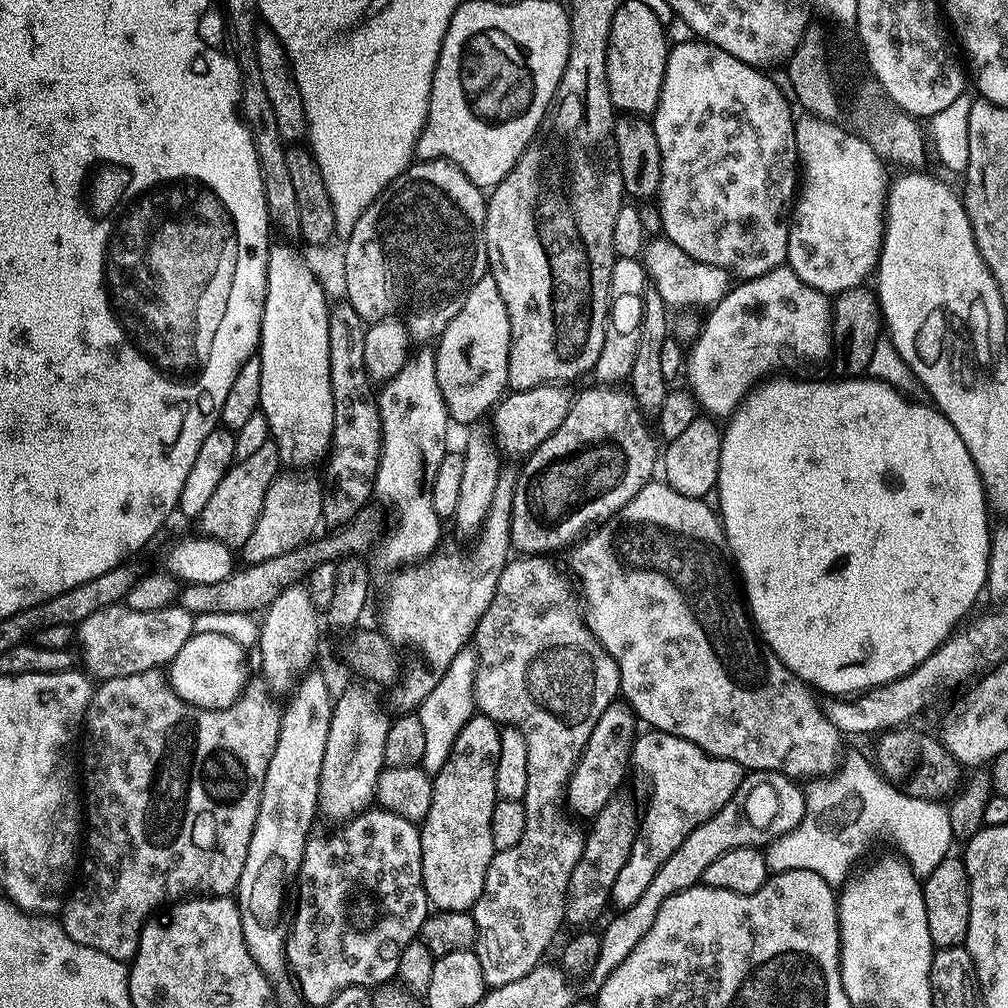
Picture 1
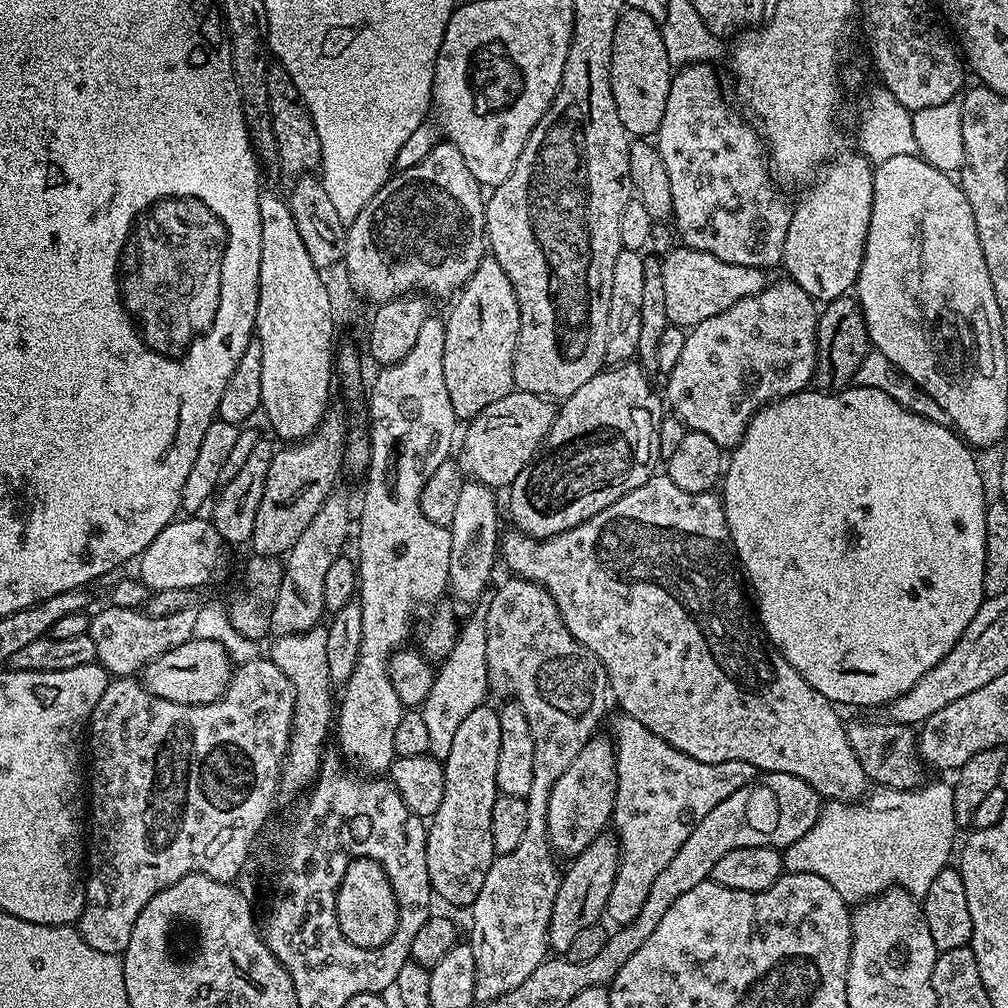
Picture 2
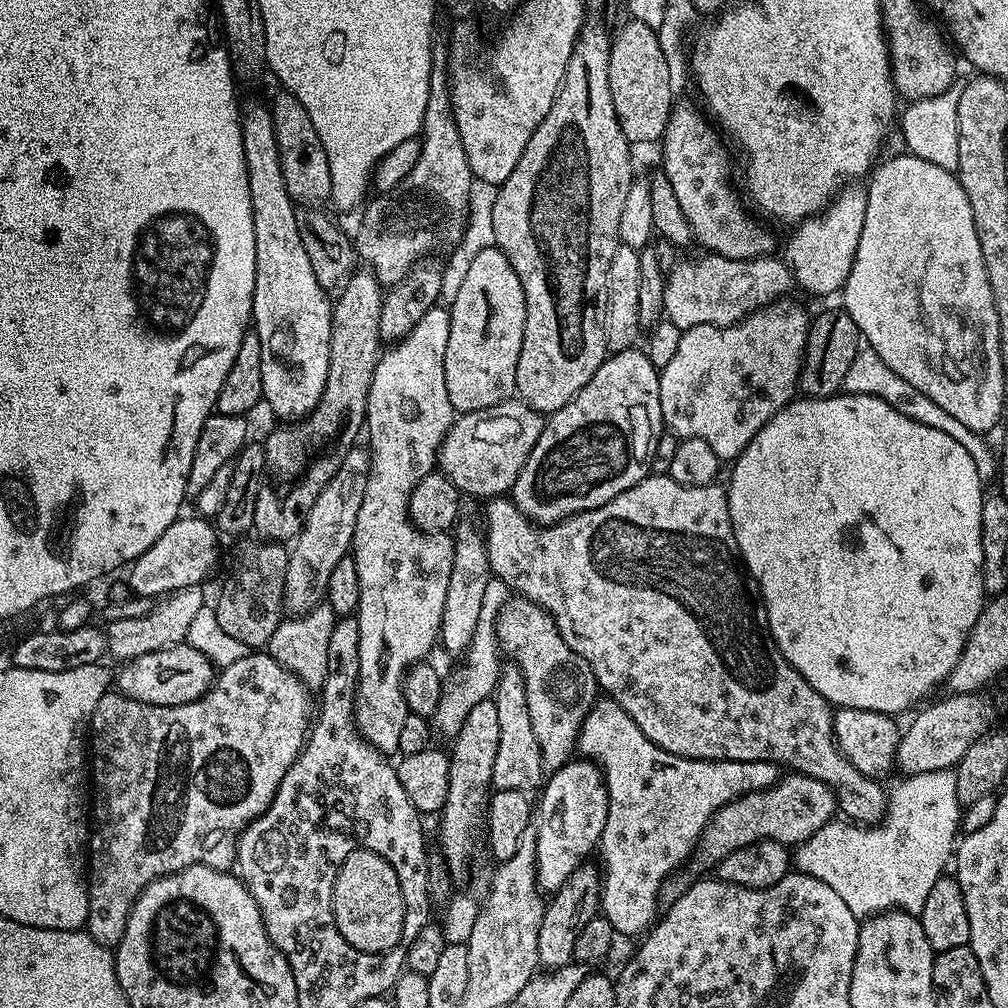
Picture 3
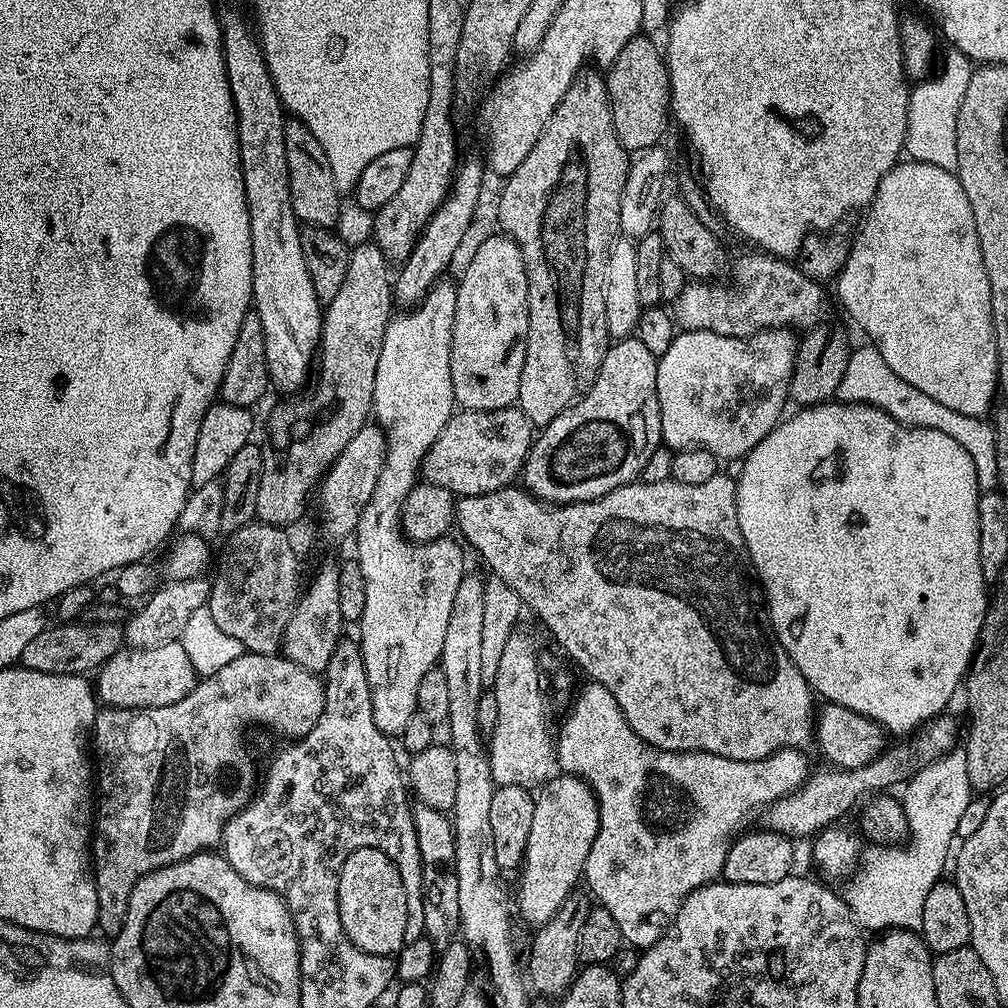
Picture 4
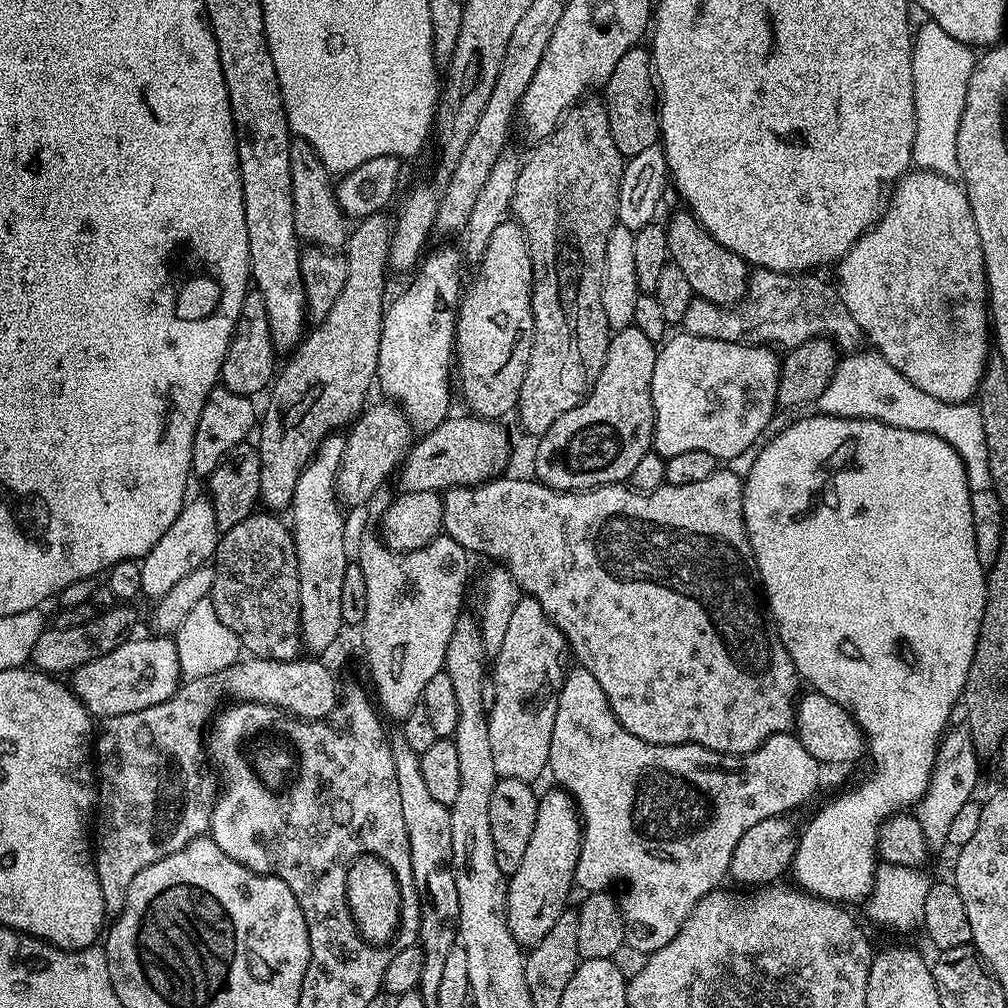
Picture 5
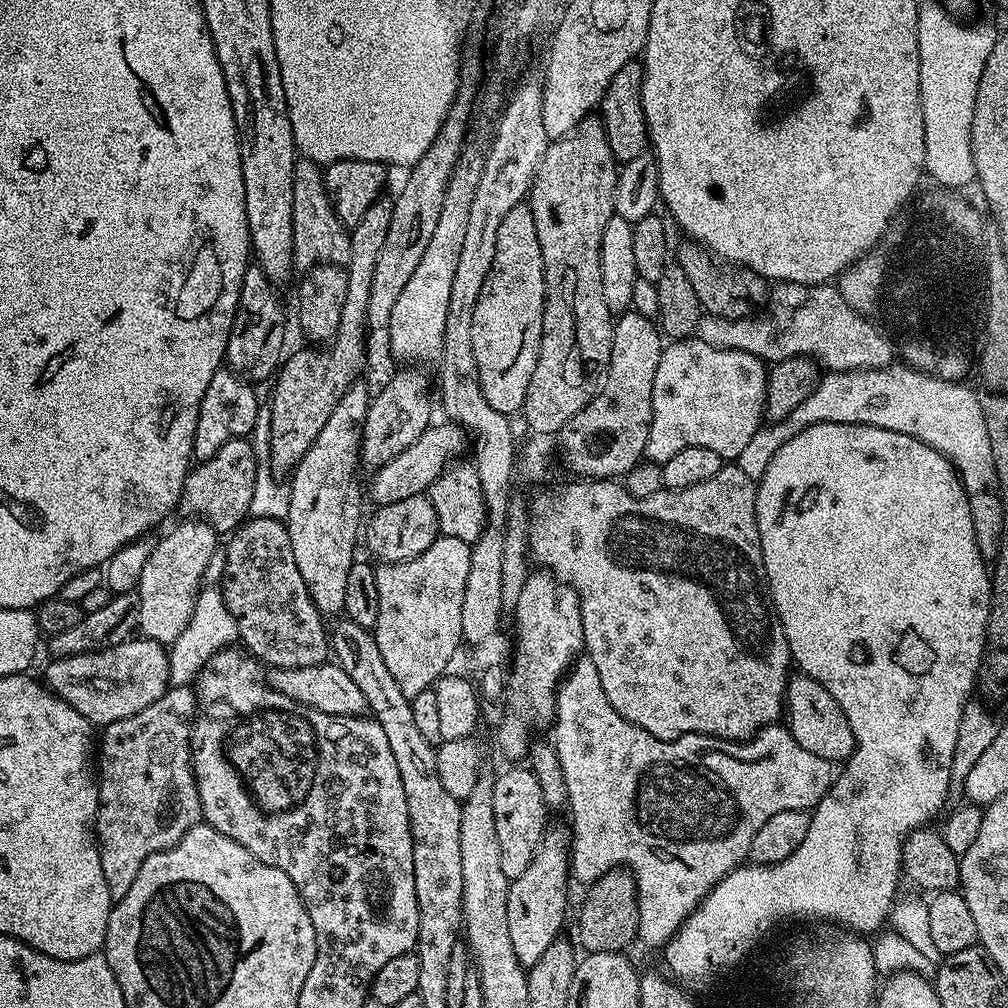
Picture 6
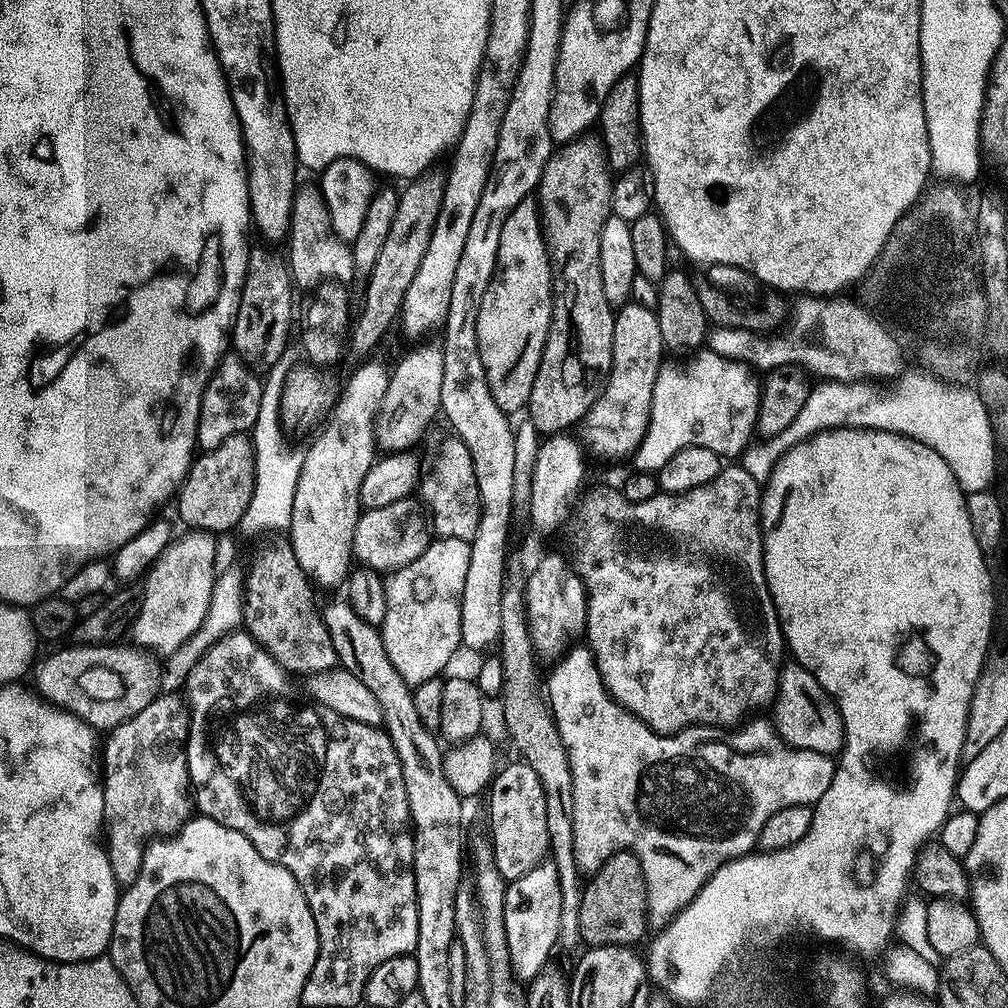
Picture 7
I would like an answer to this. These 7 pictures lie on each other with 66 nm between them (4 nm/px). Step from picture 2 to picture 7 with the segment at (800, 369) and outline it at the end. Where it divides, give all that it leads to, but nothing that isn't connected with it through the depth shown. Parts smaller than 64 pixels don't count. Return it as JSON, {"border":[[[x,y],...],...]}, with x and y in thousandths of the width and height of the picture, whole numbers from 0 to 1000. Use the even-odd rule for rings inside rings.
{"border":[[[694,347],[684,353],[687,354],[680,361],[656,360],[655,376],[649,379],[647,394],[651,396],[651,413],[645,411],[643,422],[647,425],[647,433],[641,433],[643,440],[638,440],[639,466],[648,470],[654,469],[655,464],[673,450],[673,446],[687,440],[708,446],[716,454],[733,453],[748,433],[756,381],[746,374],[747,366],[734,357],[722,357],[705,347]]]}

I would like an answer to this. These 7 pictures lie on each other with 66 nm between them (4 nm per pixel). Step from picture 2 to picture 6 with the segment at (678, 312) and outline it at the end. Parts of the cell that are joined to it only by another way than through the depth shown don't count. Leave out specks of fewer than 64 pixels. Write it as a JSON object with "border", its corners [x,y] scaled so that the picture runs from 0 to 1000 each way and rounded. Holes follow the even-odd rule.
{"border":[[[771,281],[764,290],[766,307],[755,317],[717,317],[695,313],[689,332],[709,345],[746,349],[754,357],[769,359],[801,353],[826,369],[850,369],[852,365],[880,365],[886,360],[887,341],[865,318],[847,309],[821,282]]]}

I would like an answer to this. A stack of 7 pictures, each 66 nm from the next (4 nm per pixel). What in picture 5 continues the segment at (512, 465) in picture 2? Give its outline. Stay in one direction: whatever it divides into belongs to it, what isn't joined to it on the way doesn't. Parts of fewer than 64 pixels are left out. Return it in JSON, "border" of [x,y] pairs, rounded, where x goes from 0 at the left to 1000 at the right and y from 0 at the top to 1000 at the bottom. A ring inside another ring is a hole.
{"border":[[[471,411],[445,412],[443,417],[426,429],[420,430],[406,443],[396,465],[397,484],[402,488],[427,486],[439,489],[456,480],[482,480],[491,476],[504,460],[508,444],[504,441],[504,429],[499,420],[481,417]]]}

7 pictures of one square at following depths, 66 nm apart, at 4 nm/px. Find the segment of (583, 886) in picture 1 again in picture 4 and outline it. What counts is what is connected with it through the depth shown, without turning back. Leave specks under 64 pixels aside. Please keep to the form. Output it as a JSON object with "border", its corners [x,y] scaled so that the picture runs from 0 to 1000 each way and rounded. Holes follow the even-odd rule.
{"border":[[[582,884],[566,885],[562,895],[558,895],[554,907],[531,922],[532,930],[524,940],[524,956],[522,952],[522,972],[529,985],[536,984],[532,986],[540,990],[556,990],[563,983],[575,956],[573,931],[577,931],[577,918],[581,916],[581,907],[585,907],[587,900],[589,897]]]}

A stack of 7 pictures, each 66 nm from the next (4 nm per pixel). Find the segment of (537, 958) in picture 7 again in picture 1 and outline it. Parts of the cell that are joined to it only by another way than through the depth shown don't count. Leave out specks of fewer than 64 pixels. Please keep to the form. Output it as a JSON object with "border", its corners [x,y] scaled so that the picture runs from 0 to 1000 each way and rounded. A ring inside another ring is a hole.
{"border":[[[609,696],[601,704],[597,704],[597,712],[593,712],[593,720],[589,720],[589,728],[585,728],[585,736],[575,749],[575,754],[563,774],[562,802],[571,810],[588,812],[612,789],[619,769],[625,766],[627,735],[633,728],[632,711],[622,697]]]}

